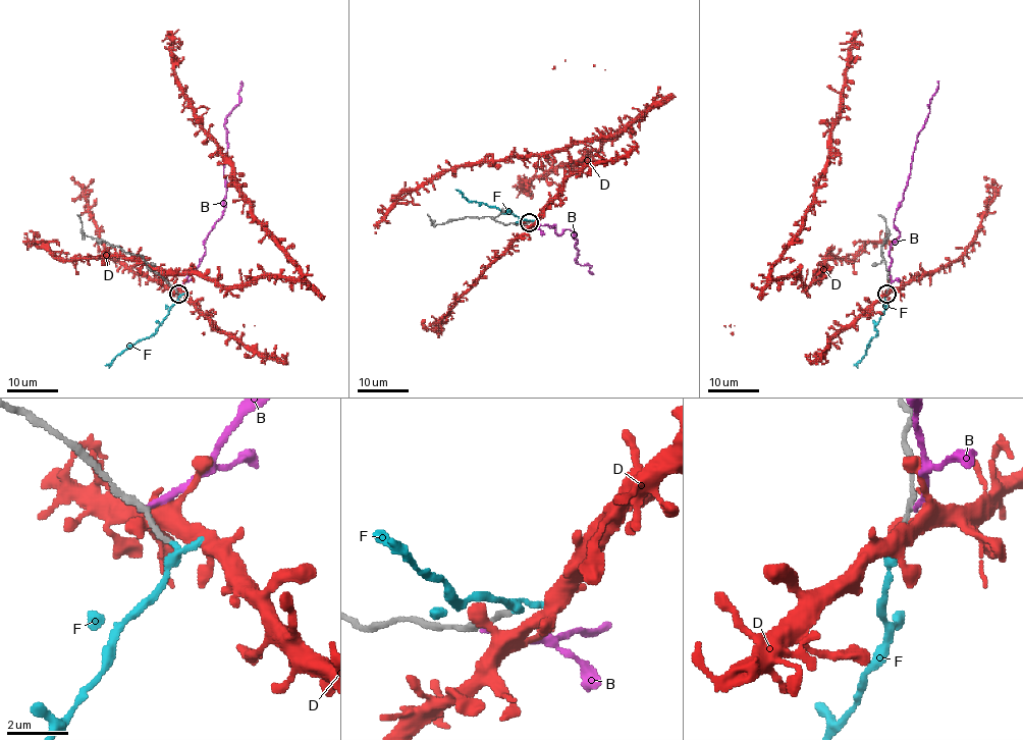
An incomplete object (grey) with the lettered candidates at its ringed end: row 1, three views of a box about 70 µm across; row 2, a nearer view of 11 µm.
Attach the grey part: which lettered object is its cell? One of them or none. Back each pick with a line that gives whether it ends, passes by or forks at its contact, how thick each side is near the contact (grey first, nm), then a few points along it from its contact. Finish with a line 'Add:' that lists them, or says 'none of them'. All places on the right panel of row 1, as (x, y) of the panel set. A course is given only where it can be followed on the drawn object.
Add: none of them

